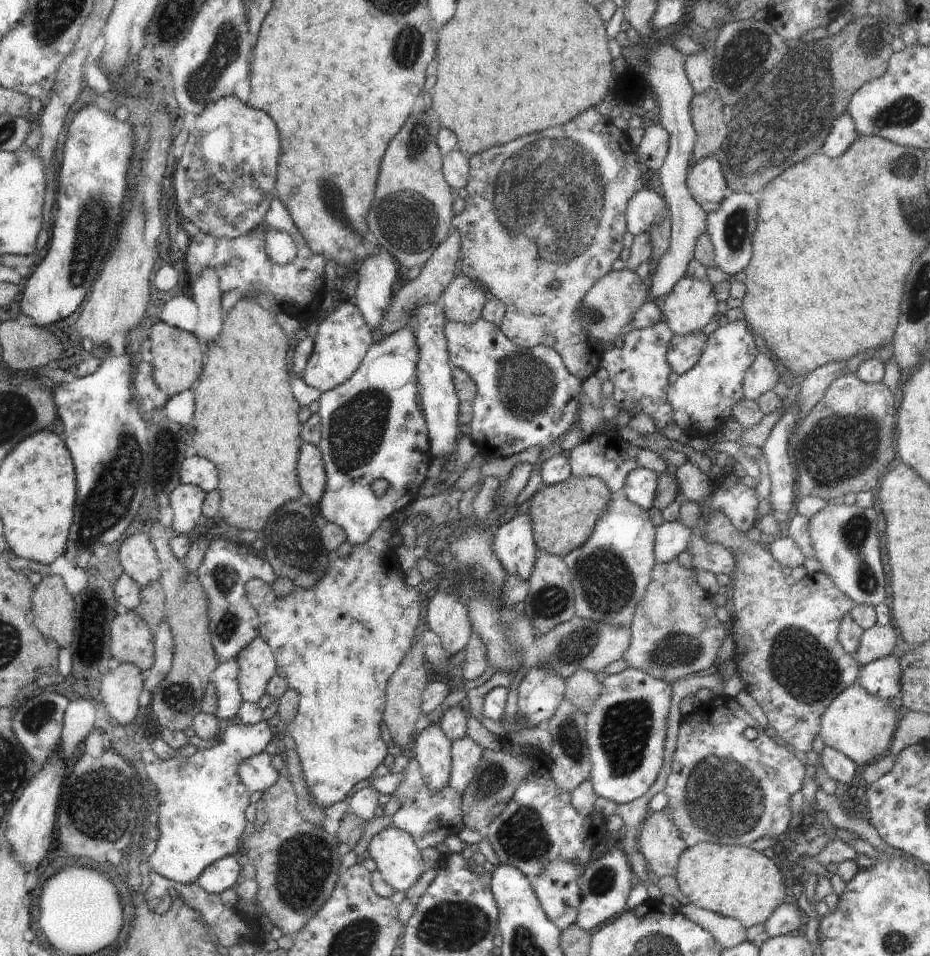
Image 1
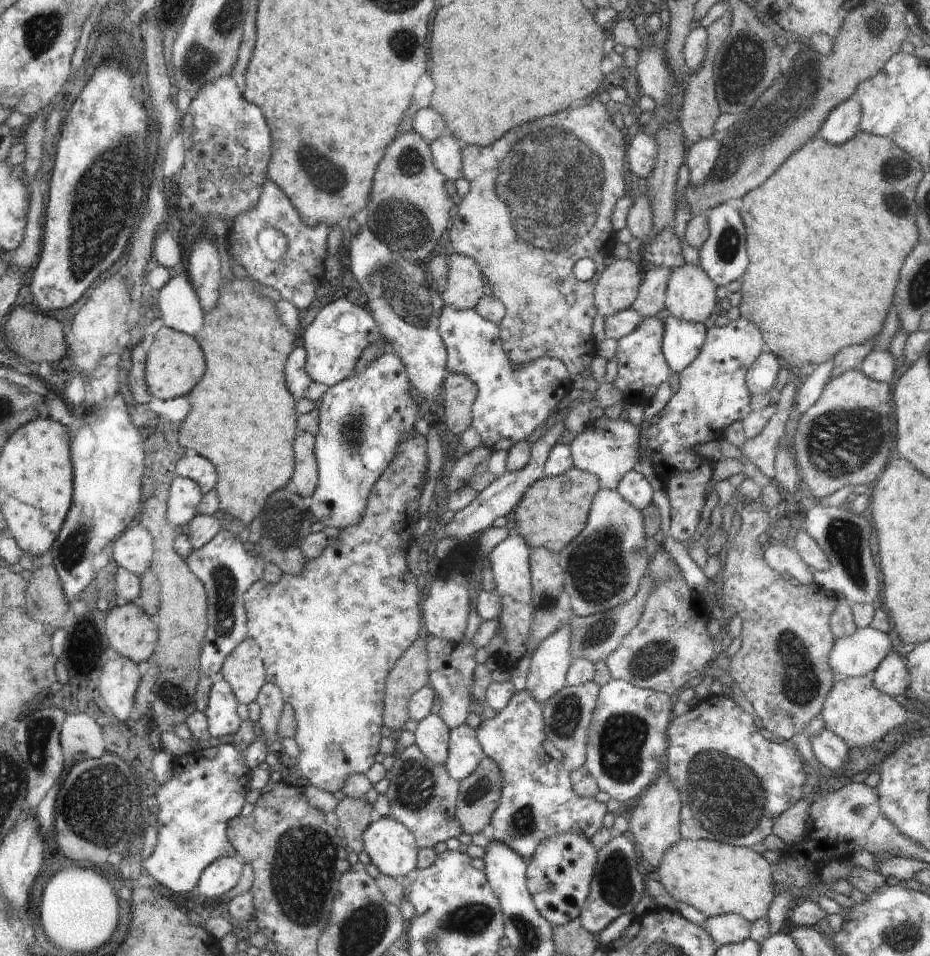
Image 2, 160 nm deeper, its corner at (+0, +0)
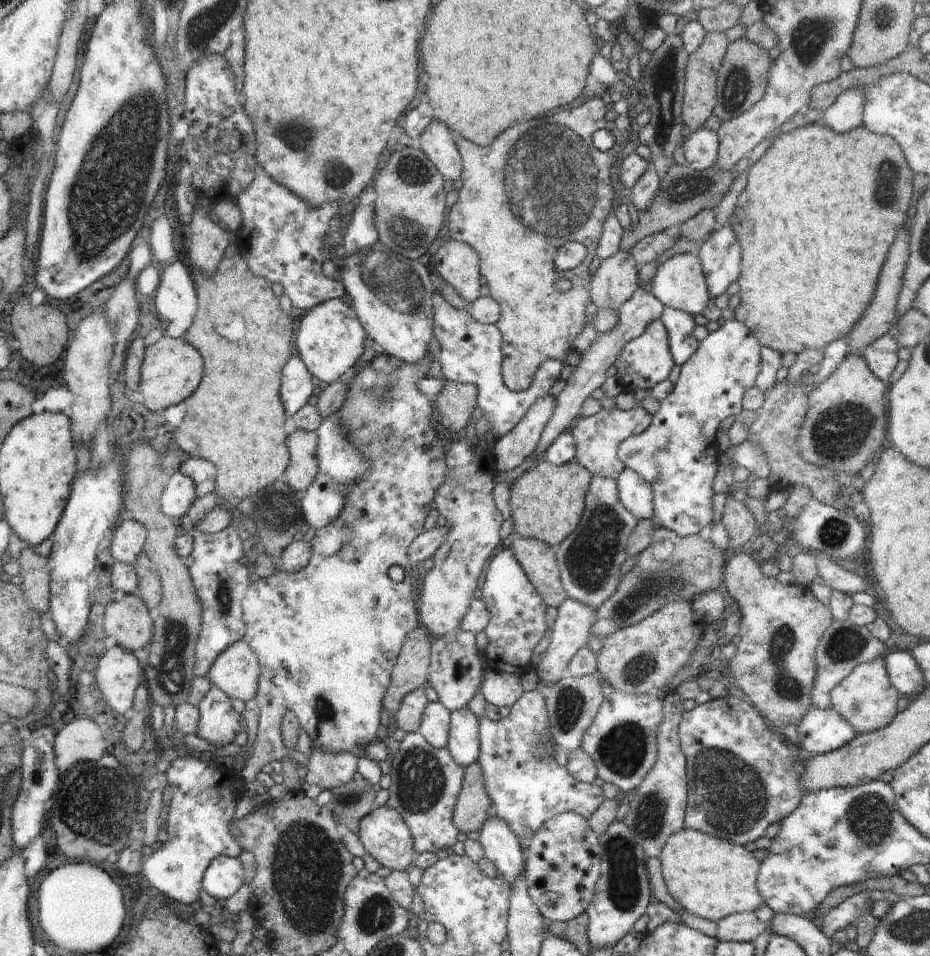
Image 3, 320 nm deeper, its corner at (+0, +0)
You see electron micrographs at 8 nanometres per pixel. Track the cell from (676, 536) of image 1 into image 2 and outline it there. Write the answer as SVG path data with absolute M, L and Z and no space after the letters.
M739 318L729 321L722 327L712 327L707 330L705 343L700 354L684 369L679 372L679 385L673 393L657 424L650 425L644 432L646 448L637 450L637 456L642 459L646 454L652 470L661 479L670 501L670 529L667 535L672 536L676 542L686 543L700 526L700 515L705 504L706 487L712 478L713 460L704 458L695 452L697 446L707 442L720 440L721 425L730 426L734 422L742 421L752 410L750 408L751 393L746 384L746 373L756 362L761 352L768 350L763 341L760 329L749 320Z

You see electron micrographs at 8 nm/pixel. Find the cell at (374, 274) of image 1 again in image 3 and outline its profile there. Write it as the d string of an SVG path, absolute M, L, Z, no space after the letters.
M373 204L351 207L352 219L344 235L346 255L362 249L379 246L379 234L375 227L375 208Z

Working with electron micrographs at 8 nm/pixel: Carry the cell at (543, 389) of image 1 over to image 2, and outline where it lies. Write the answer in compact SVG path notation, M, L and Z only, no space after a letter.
M445 304L439 316L439 333L446 347L447 371L467 376L477 386L477 397L471 406L471 425L491 452L508 452L513 444L528 438L538 426L544 424L562 397L572 390L572 376L558 359L542 357L520 364L512 361L503 349L499 325L481 317L476 309L458 310Z

